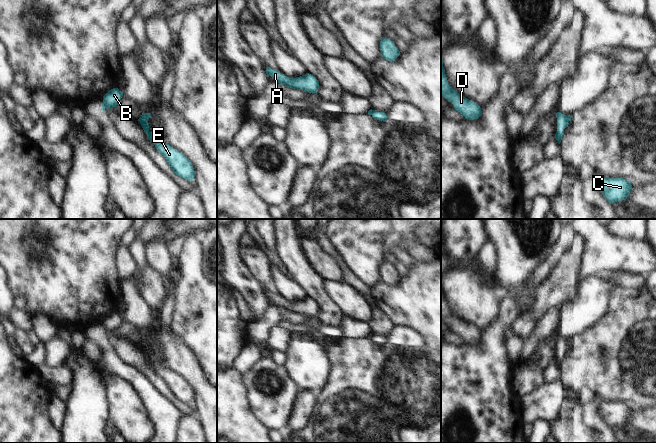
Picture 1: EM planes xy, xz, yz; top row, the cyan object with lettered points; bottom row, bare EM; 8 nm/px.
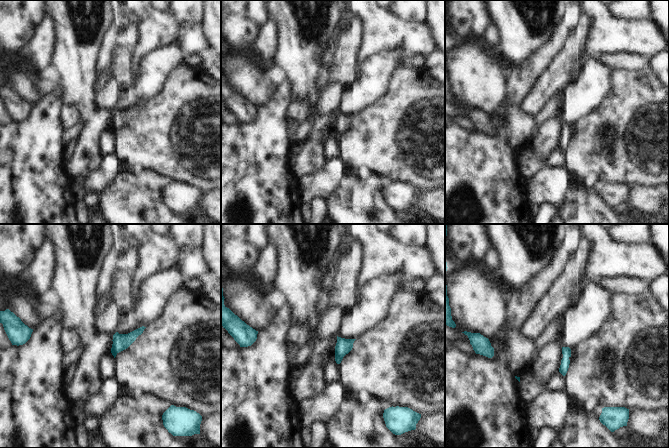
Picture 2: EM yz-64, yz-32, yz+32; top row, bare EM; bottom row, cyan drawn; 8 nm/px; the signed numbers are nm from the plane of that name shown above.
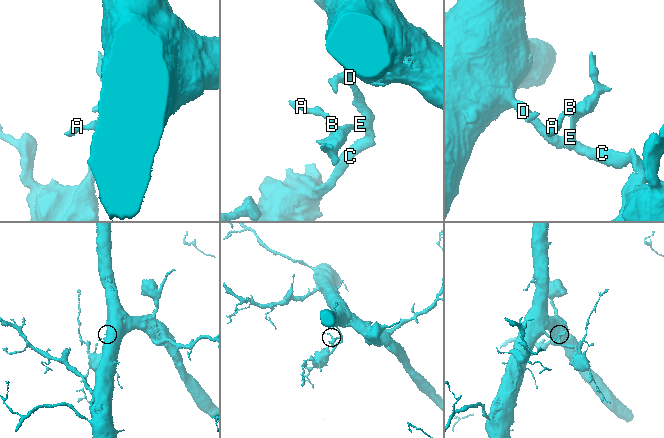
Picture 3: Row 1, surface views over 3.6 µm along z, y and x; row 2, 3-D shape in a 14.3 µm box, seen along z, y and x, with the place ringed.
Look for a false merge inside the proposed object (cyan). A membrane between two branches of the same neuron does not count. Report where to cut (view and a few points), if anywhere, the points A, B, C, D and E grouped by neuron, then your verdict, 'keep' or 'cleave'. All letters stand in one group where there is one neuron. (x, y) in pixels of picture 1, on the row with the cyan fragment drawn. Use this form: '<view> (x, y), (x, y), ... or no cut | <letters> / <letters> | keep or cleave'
no cut | A B C D E | keep

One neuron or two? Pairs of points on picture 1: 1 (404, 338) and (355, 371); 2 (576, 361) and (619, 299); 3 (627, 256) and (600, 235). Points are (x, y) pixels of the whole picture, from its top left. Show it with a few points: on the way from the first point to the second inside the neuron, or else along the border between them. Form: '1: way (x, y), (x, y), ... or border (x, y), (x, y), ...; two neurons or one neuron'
1: border (386, 344), (391, 348), (408, 349), (411, 351); two neurons
2: way (589, 346), (609, 326), (617, 314); one neuron
3: way (620, 255), (607, 242); one neuron

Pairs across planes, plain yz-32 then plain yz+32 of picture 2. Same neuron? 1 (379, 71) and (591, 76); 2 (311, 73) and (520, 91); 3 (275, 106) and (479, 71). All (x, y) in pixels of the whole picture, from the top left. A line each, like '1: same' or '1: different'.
1: same
2: different
3: different

